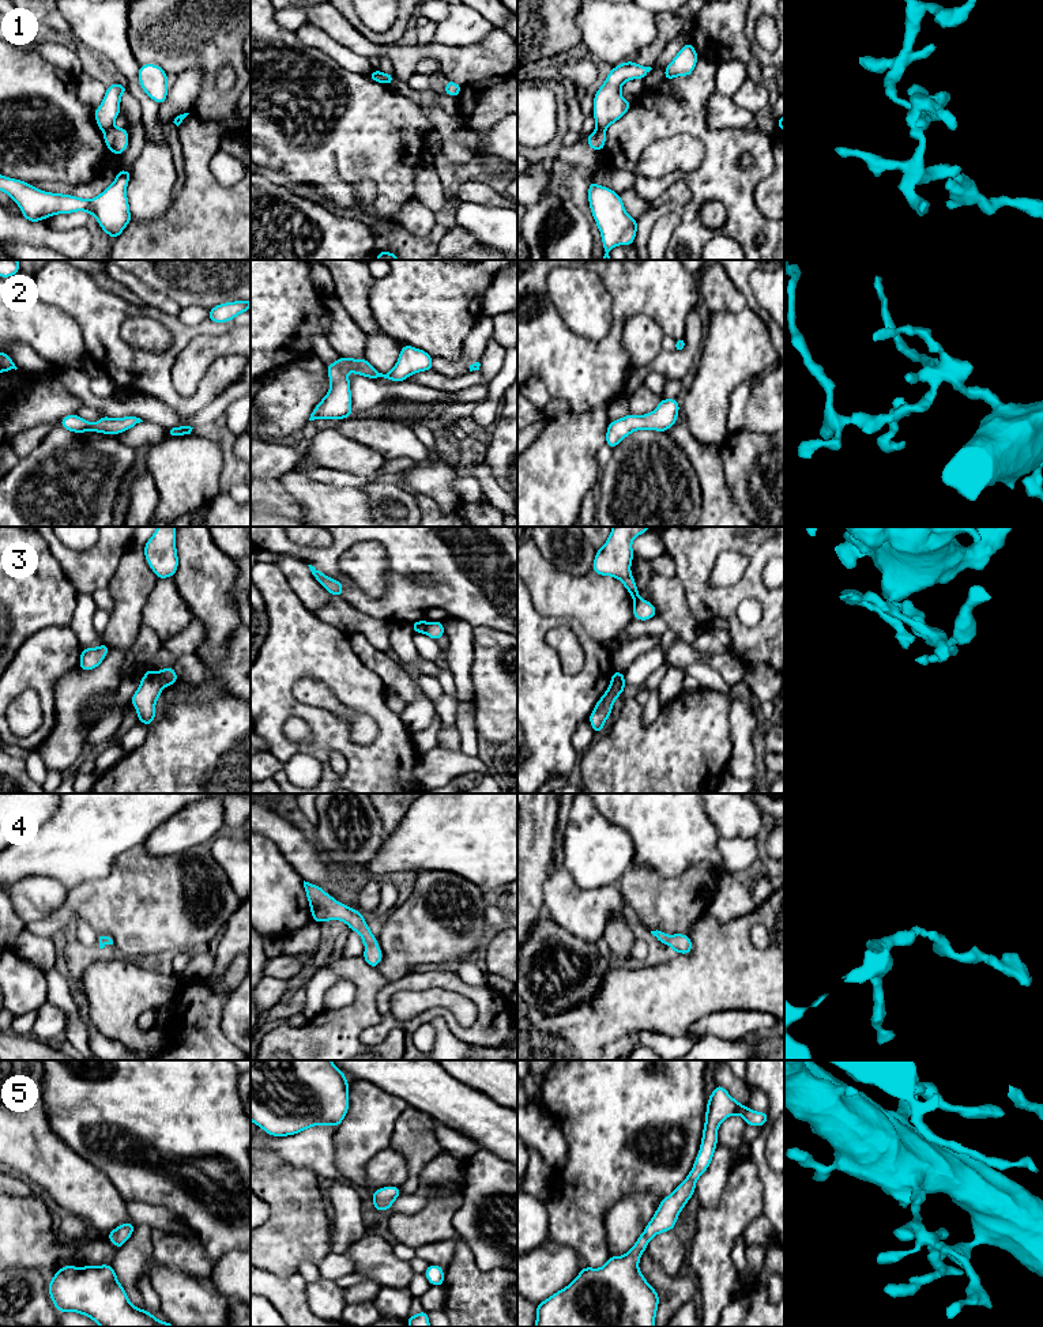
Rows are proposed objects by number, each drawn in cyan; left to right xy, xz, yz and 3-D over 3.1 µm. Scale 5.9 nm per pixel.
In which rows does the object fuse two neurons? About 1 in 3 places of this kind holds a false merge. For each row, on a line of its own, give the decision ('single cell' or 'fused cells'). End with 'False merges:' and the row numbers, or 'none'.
1: fused cells
2: single cell
3: fused cells
4: single cell
5: single cell
False merges: 1, 3

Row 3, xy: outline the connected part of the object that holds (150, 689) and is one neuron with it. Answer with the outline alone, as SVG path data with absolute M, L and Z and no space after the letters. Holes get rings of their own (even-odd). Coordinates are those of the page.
M147 670L131 698L131 704L138 710L138 721L151 725L155 720L155 704L161 694L162 685L158 672Z

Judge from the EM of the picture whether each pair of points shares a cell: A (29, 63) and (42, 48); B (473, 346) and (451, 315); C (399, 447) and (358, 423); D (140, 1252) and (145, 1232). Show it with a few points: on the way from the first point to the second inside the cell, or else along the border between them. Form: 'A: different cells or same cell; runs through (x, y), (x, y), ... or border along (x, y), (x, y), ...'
A: different cells; border along (38, 52), (64, 71)
B: different cells; border along (479, 316), (464, 338), (460, 353), (445, 359)
C: same cell; runs through (390, 437), (368, 429)
D: same cell; runs through (142, 1247), (143, 1237)

